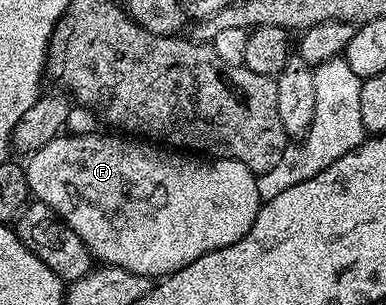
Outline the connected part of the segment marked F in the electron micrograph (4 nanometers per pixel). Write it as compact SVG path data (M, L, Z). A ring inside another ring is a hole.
M106 132L98 134L64 133L60 137L49 140L49 144L45 144L45 148L30 155L25 162L28 191L38 201L44 202L54 214L59 215L65 225L73 228L73 232L77 232L77 236L81 236L83 243L90 248L92 255L100 263L108 266L120 266L129 272L152 280L162 280L167 275L193 264L193 260L201 260L201 256L205 256L209 252L217 252L217 248L229 248L229 244L237 244L237 240L241 240L247 235L249 228L253 228L253 220L257 220L261 201L258 196L257 176L252 170L245 168L245 164L232 158L212 158L210 156L196 156L191 152L176 152L174 149L164 148L162 145L152 144L147 140L120 136L115 132L107 133L111 134L106 134Z

